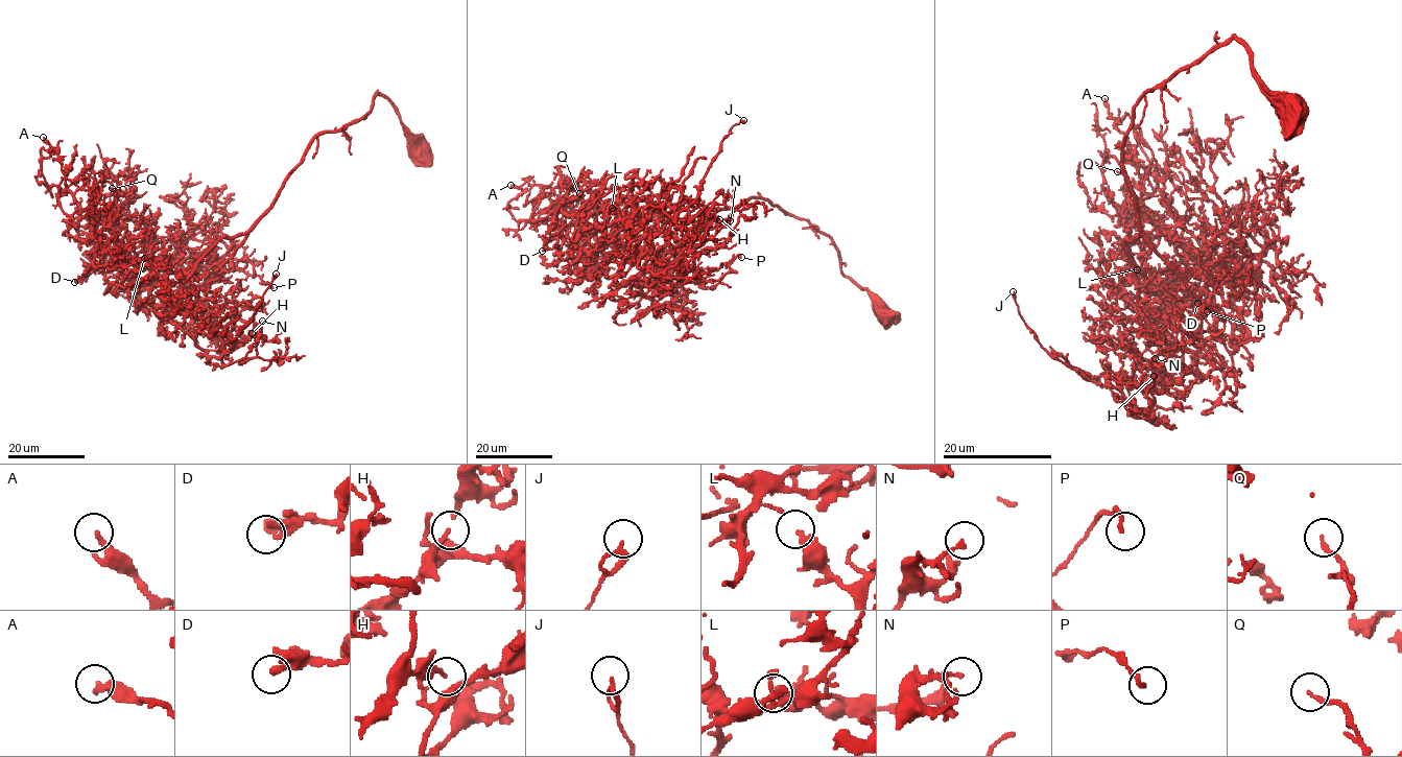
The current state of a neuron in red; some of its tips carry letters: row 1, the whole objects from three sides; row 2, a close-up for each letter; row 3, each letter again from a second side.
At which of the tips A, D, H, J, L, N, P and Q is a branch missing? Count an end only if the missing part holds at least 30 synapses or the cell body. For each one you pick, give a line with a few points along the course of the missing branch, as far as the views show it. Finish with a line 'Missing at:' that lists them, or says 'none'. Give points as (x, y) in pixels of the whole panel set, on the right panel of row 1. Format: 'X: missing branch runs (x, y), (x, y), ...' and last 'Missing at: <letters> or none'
Missing at: none

